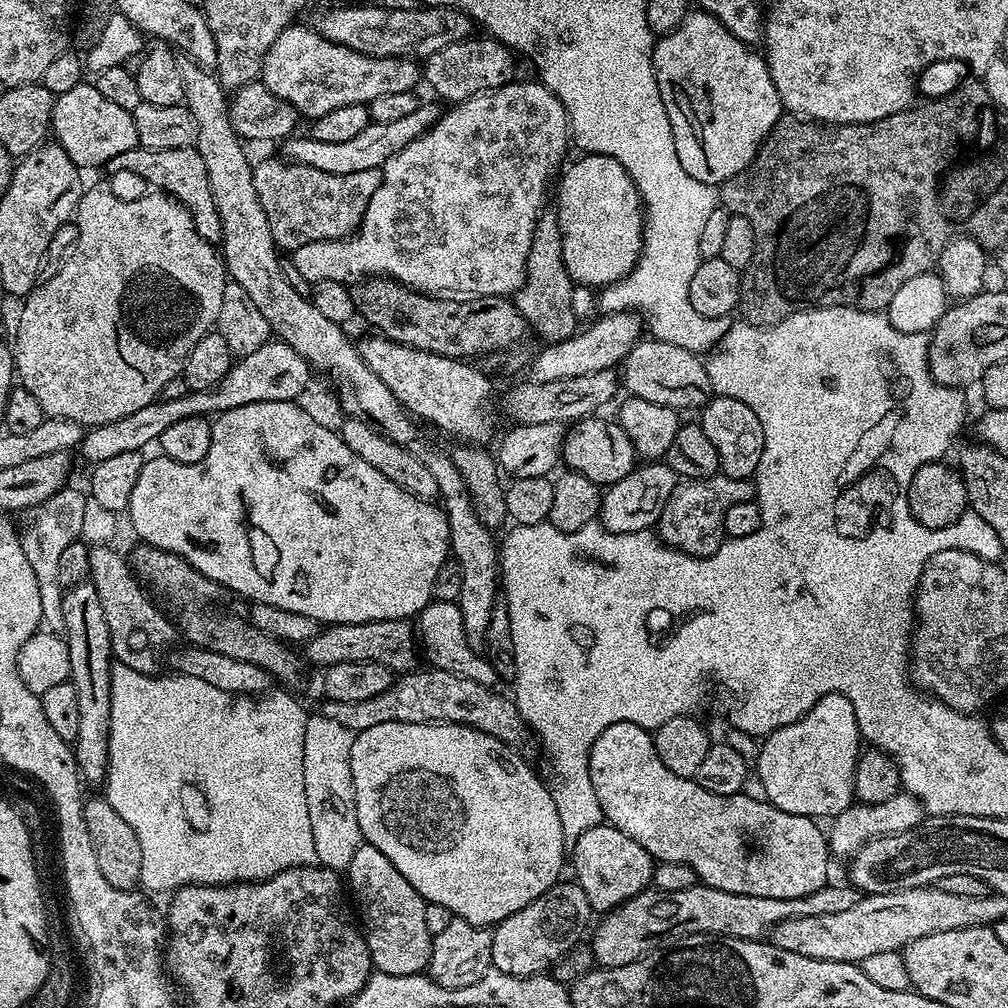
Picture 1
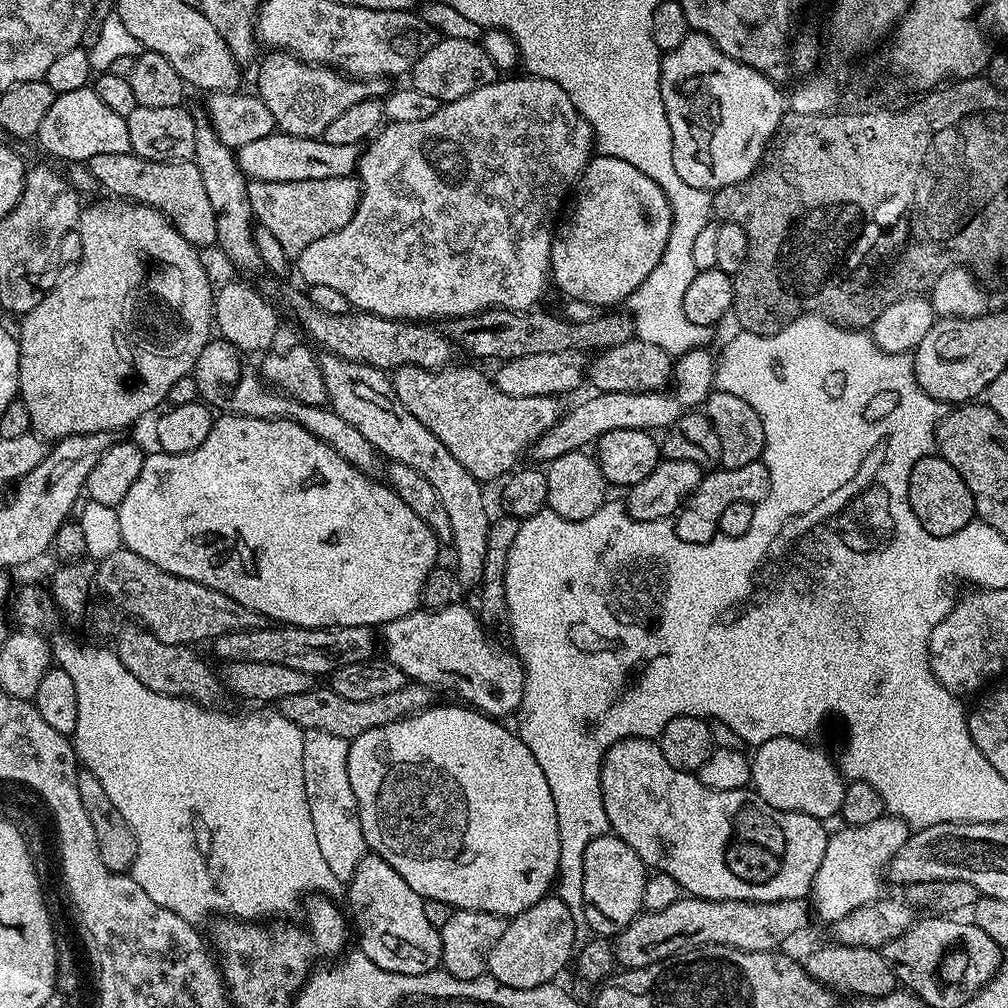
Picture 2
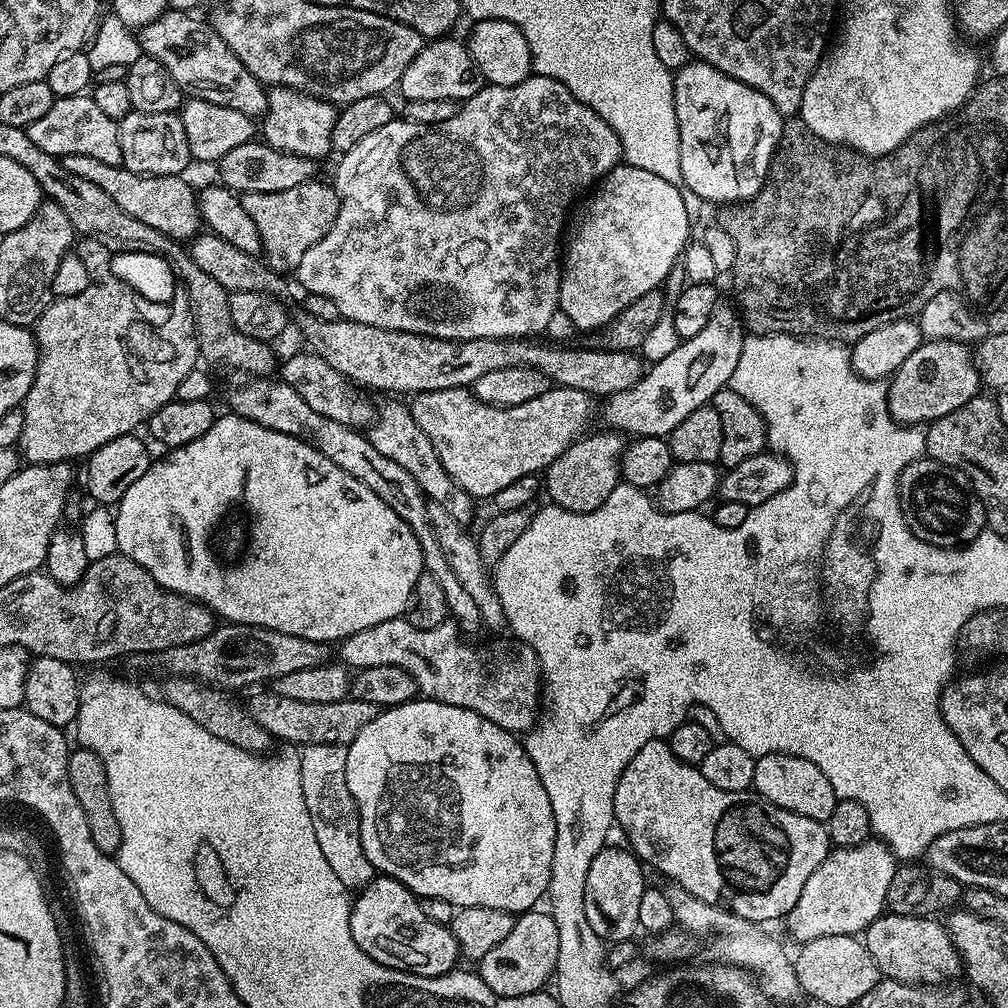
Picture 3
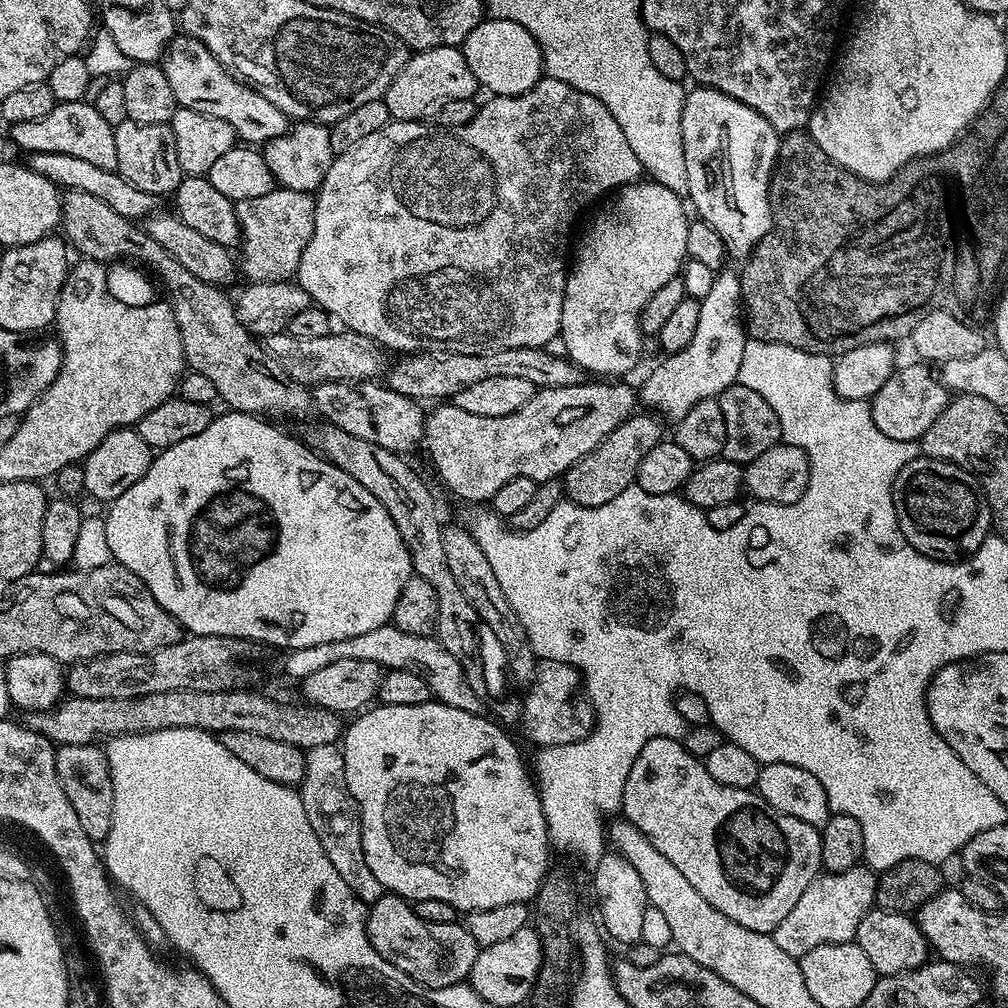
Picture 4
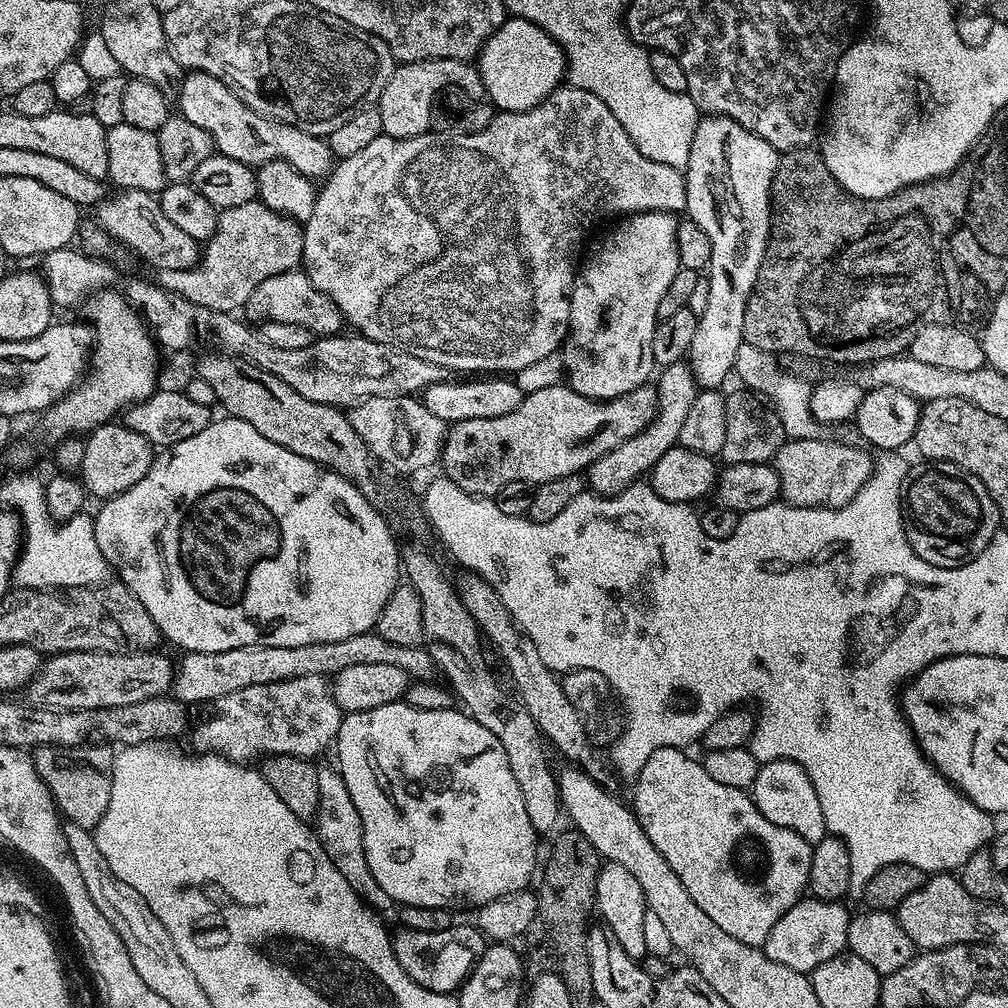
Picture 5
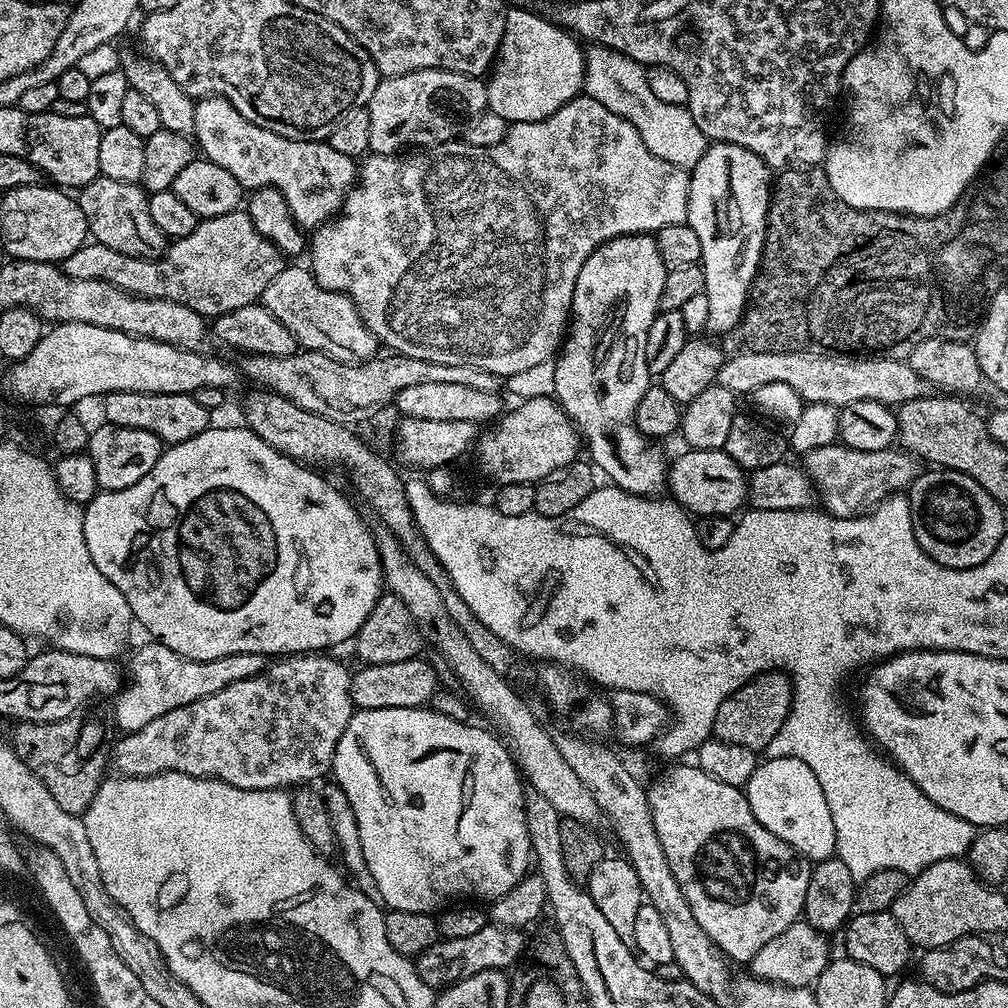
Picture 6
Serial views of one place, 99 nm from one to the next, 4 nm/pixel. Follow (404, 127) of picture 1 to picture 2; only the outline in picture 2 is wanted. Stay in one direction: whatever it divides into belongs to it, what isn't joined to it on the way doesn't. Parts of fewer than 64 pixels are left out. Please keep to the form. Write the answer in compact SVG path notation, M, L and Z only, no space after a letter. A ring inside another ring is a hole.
M279 130L258 142L235 149L236 161L249 180L262 182L310 182L314 178L342 178L358 168L357 146L333 146L322 138L298 138Z

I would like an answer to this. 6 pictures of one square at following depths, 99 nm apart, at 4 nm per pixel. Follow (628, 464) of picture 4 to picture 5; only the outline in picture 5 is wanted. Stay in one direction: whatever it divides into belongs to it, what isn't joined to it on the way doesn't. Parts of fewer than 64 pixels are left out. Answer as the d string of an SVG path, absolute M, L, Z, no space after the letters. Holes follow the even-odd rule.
M687 362L666 364L659 369L660 381L655 381L654 387L658 394L658 406L650 426L642 430L634 438L614 446L602 458L598 458L586 469L586 484L597 496L616 496L622 490L637 483L641 478L647 477L651 472L654 462L666 454L666 450L677 447L682 434L682 422L686 422L686 413L690 406L694 406L694 398L698 385L692 368Z

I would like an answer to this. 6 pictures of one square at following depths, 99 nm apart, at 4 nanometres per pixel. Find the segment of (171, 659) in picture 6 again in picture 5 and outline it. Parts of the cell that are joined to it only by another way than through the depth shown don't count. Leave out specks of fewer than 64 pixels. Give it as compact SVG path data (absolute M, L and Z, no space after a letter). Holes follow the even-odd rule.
M375 631L354 634L354 638L342 638L342 642L326 642L325 644L322 642L310 642L310 646L238 646L238 650L218 650L217 652L184 652L181 657L181 660L178 660L178 663L174 668L174 679L170 692L175 699L188 706L191 706L191 704L204 704L207 700L209 700L209 702L221 700L222 698L226 698L226 694L234 694L234 690L246 690L246 686L266 686L270 682L286 682L290 678L306 678L307 676L323 676L325 678L331 678L336 676L342 670L346 670L346 666L378 666L378 662L382 662L385 666L398 666L398 670L406 670L408 676L413 681L432 680L434 673L437 671L436 663L432 661L432 656L428 653L427 647L394 646L394 642L386 642L386 638L376 635Z

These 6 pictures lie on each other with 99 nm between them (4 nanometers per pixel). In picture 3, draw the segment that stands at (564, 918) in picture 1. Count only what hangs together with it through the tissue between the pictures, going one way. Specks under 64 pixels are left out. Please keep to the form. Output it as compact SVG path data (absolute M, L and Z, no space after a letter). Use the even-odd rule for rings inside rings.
M529 910L519 913L514 930L478 962L478 974L486 986L499 996L521 996L539 992L553 979L558 962L558 926L555 916L547 911Z

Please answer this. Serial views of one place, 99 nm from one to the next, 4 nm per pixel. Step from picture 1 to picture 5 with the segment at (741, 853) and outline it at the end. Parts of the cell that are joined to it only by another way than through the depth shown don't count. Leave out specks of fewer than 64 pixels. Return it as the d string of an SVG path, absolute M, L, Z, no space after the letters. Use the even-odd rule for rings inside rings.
M666 747L662 750L654 750L654 754L650 754L650 758L646 758L646 766L642 766L642 770L631 785L633 788L630 807L635 812L636 820L642 826L642 830L646 830L646 838L650 838L650 842L654 842L658 854L662 854L666 858L666 862L670 862L670 868L674 870L674 874L678 874L682 886L686 886L686 894L690 894L690 898L702 909L702 914L707 914L717 926L722 926L722 930L726 930L726 934L730 934L730 938L738 938L738 942L762 946L766 942L770 930L774 930L774 922L778 922L778 918L782 918L782 914L786 914L786 910L790 910L805 895L810 874L812 844L806 838L794 834L794 830L786 830L786 826L774 826L774 822L770 822L770 818L766 818L766 814L762 814L762 810L758 810L758 806L745 789L722 786L722 782L718 782L716 779L710 778L710 774L706 774L703 763L697 757L695 760L694 757L687 756L688 754L682 748Z

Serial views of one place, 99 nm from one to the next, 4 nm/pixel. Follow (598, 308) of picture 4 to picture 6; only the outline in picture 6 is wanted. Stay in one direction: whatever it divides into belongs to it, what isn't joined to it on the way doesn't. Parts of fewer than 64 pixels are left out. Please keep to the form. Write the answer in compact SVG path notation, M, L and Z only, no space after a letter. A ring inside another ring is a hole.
M648 234L619 236L595 248L578 270L566 339L554 360L554 399L572 419L577 433L582 434L591 463L601 473L604 471L615 487L635 496L653 498L665 491L668 464L665 463L661 445L636 429L636 410L650 386L646 334L650 334L650 326L660 311L665 271L662 258L658 258L656 241Z

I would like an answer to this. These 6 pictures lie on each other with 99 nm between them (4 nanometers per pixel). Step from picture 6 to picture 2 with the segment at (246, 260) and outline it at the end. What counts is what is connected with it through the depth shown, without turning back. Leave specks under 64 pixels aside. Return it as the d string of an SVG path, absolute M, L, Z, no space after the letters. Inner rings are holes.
M355 175L342 178L314 178L310 182L262 182L249 180L248 191L251 193L254 220L257 225L278 234L278 243L289 258L295 258L318 238L334 234L354 218L354 210L360 201L360 182Z

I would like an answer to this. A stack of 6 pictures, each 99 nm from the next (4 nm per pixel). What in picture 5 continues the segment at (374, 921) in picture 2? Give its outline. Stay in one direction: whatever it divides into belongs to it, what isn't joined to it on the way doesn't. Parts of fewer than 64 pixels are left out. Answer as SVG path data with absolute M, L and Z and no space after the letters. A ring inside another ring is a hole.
M471 923L460 924L441 932L400 930L392 936L392 949L397 962L418 986L432 992L455 993L463 984L486 947L484 936Z

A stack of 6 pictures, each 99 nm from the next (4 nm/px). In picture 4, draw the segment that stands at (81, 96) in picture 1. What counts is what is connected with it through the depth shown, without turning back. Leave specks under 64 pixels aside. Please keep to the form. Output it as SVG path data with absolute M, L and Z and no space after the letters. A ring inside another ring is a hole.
M83 99L78 102L57 103L46 118L35 122L18 122L11 125L10 139L21 153L49 152L50 154L71 154L99 166L102 170L116 171L118 154L114 147L115 127L102 114L98 114L95 104L88 104Z

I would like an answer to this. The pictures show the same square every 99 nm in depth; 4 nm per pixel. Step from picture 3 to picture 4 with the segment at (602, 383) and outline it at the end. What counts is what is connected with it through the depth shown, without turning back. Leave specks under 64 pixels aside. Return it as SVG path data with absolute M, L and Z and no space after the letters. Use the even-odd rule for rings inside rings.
M503 348L497 352L482 354L458 354L443 350L425 350L404 354L396 365L386 372L386 387L403 396L409 396L417 402L432 400L444 402L454 398L458 390L466 390L474 382L482 382L485 378L513 377L527 378L537 389L557 388L558 386L574 386L583 384L586 373L567 356L555 357L543 348Z

